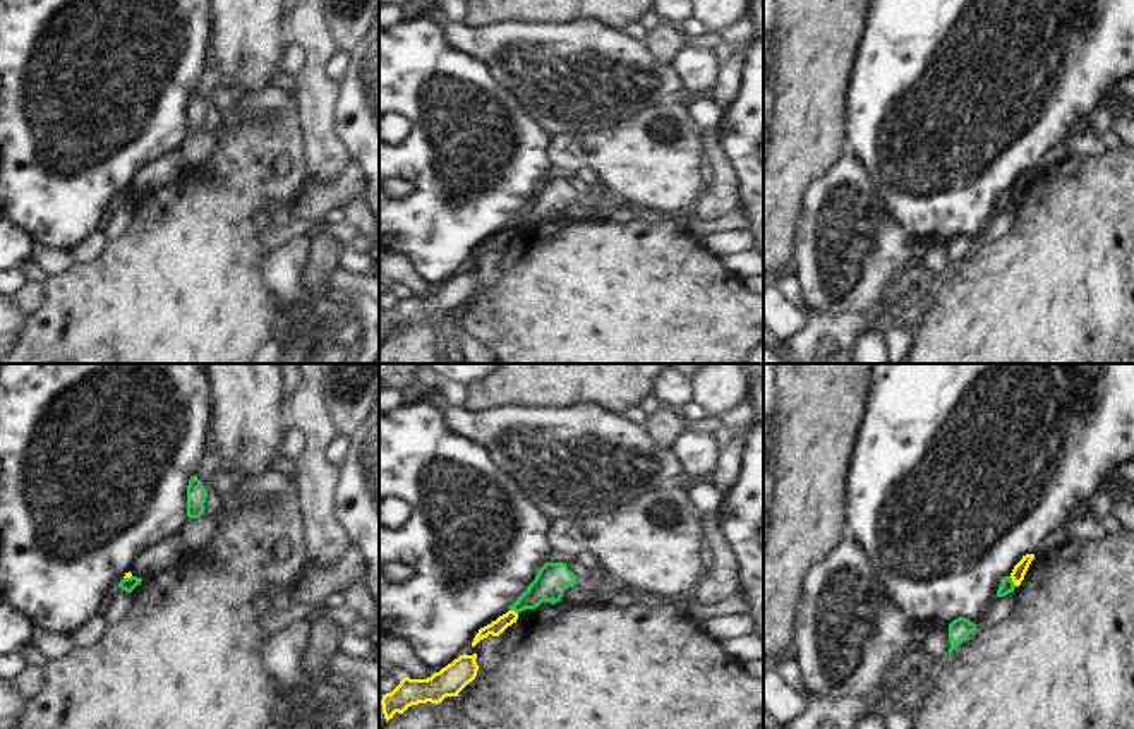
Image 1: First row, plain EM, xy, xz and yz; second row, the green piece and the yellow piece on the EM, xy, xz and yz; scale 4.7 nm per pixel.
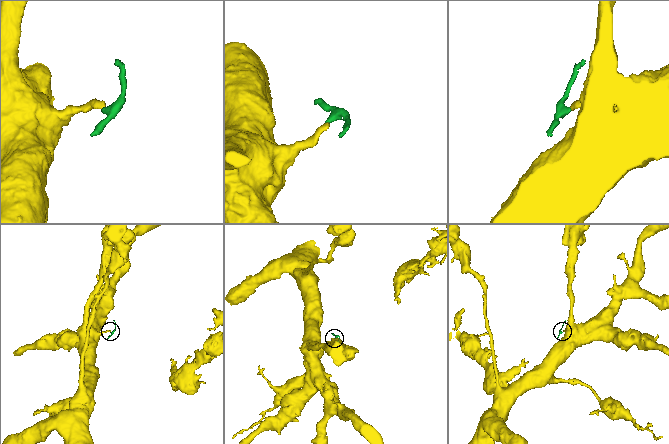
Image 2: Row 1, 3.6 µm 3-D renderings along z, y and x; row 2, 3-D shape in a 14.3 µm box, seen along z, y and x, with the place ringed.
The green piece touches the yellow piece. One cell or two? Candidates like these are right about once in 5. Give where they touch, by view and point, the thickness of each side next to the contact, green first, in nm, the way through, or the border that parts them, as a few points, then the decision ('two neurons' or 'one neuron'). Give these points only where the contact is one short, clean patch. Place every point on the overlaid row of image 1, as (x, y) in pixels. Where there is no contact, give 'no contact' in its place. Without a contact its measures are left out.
meets green in yz at (1013, 582); 70 nm thick on the green side, 70 nm on the other; border along yz (1009, 577), (1016, 585); two neurons

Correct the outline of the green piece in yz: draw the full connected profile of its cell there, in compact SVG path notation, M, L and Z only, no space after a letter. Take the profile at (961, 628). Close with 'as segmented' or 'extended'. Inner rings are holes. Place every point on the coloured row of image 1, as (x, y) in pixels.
M957 618L954 619L950 624L949 624L949 643L950 643L950 648L949 648L949 654L957 647L961 645L962 642L968 640L968 636L976 630L976 624L971 623L969 619L966 618Z; as segmented

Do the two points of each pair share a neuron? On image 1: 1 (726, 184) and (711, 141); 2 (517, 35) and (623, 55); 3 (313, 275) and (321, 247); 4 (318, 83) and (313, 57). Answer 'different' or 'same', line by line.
1: same
2: same
3: same
4: same

